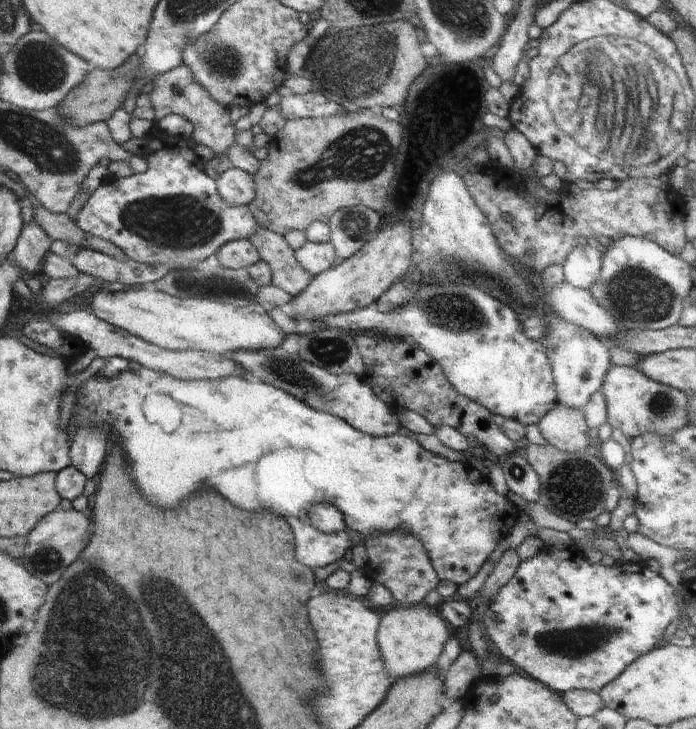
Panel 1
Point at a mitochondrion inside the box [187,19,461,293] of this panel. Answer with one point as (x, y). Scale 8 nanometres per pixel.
(360, 65)

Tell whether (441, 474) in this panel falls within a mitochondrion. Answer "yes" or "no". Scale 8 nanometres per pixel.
no

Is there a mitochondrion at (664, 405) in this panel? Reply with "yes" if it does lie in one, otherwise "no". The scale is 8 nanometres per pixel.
yes

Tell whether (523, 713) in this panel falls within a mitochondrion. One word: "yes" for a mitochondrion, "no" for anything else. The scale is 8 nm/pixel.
no

